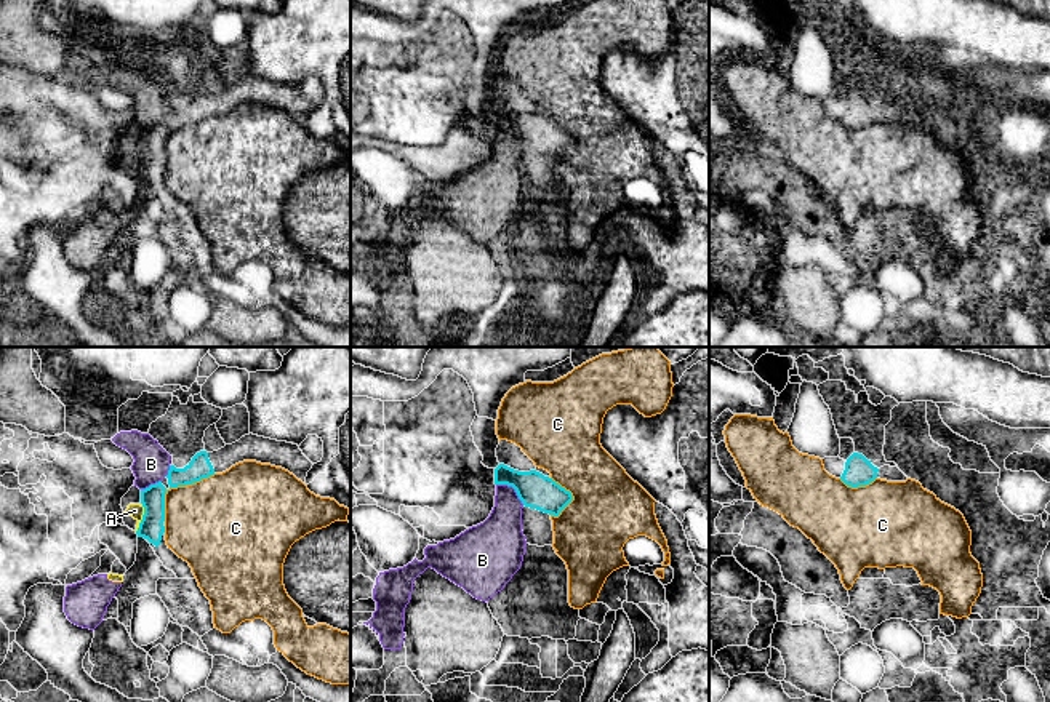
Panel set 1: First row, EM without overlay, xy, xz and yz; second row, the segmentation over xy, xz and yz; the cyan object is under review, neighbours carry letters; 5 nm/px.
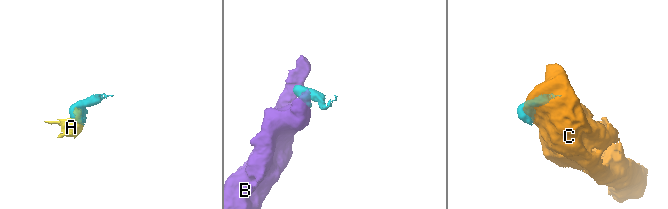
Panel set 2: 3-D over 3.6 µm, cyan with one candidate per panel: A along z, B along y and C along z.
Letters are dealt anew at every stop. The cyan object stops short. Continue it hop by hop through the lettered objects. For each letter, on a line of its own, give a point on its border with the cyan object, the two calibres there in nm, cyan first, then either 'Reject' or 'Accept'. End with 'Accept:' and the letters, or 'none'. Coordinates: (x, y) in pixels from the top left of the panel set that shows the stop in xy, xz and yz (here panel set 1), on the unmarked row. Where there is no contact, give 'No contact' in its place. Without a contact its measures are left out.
A: Touches cyan at xy (143, 160). Thickness 120 nm (cyan) against 70 nm. Reject
B: Touches cyan at xz (512, 128). Thickness 180 nm (cyan) against 220 nm. Reject
C: Touches cyan at xz (572, 138). Thickness 180 nm (cyan) against 380 nm. Reject
Accept: none

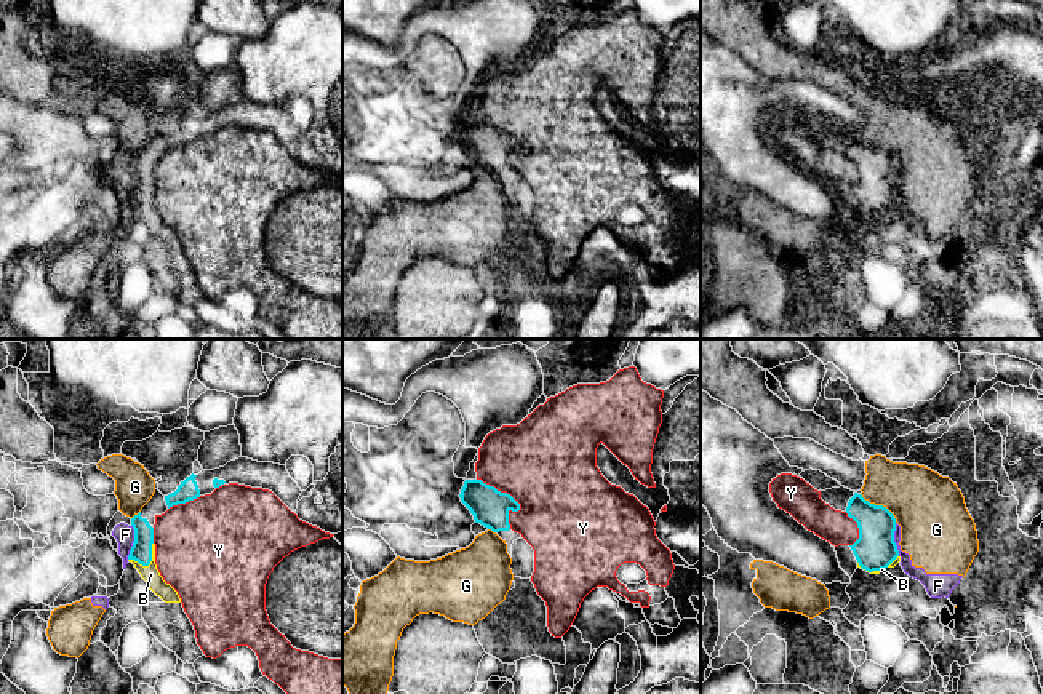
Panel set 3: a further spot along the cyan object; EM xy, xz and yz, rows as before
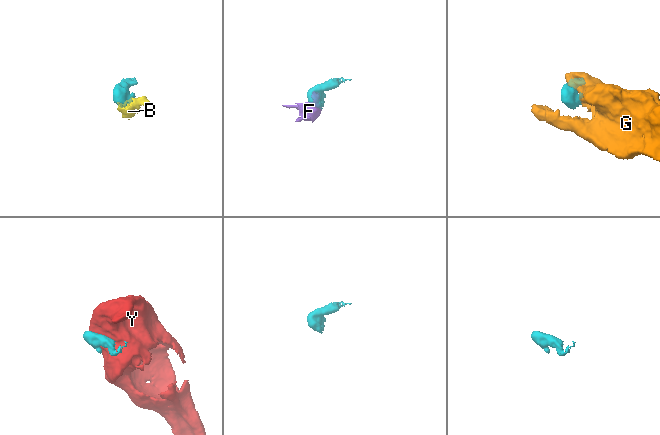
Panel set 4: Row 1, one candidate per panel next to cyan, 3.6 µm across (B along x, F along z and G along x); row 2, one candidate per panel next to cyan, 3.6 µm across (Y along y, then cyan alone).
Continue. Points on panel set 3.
B: Touches cyan at xy (149, 205). Thickness 110 nm (cyan) against 90 nm. Accept
F: Touches cyan at xy (133, 184). Thickness 110 nm (cyan) against 100 nm. Reject
G: Touches cyan at yz (880, 147). Thickness 200 nm (cyan) against 360 nm. Reject
Y: Touches cyan at xz (514, 141). Thickness 190 nm (cyan) against 500 nm. Reject
Accept: B

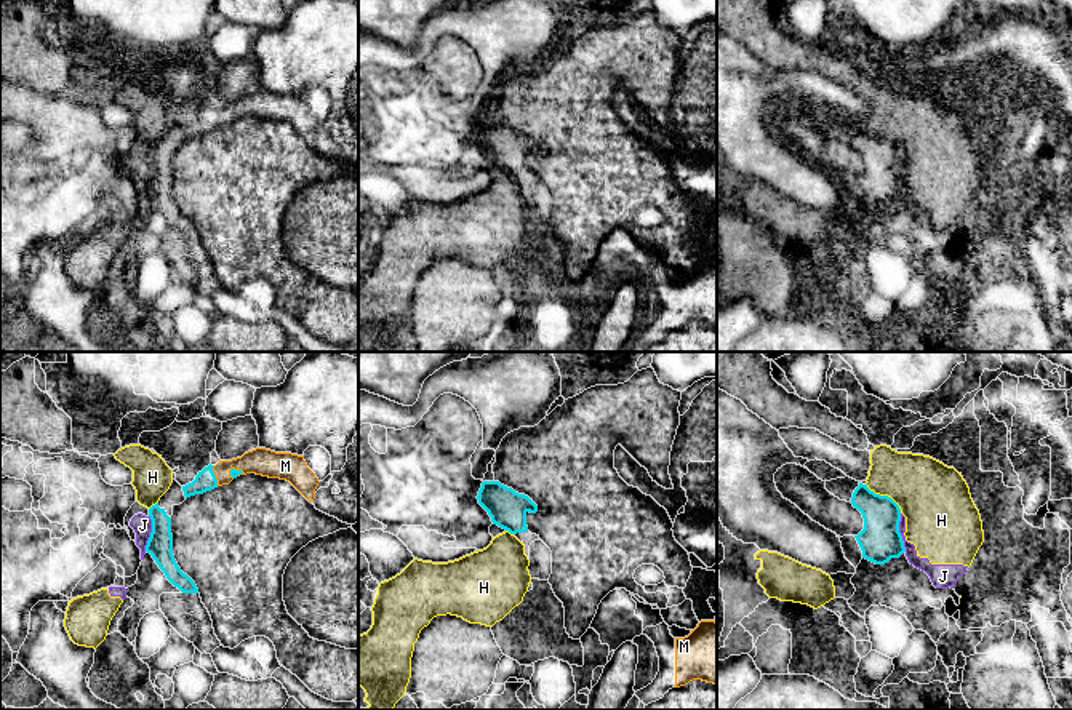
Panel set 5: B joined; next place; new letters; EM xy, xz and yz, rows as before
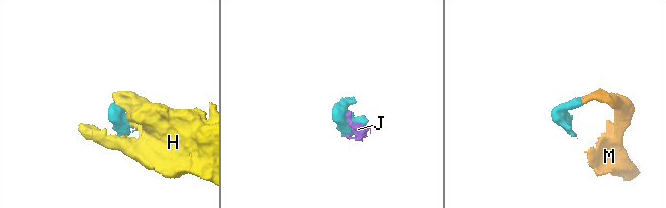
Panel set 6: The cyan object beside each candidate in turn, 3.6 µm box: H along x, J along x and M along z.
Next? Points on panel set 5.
H: Touches cyan at yz (885, 138). Thickness 200 nm (cyan) against 360 nm. Reject
J: Touches cyan at yz (900, 175). Thickness 200 nm (cyan) against 60 nm. Reject
M: Touches cyan at xy (215, 117). Thickness 100 nm (cyan) against 140 nm. Accept
Accept: M

